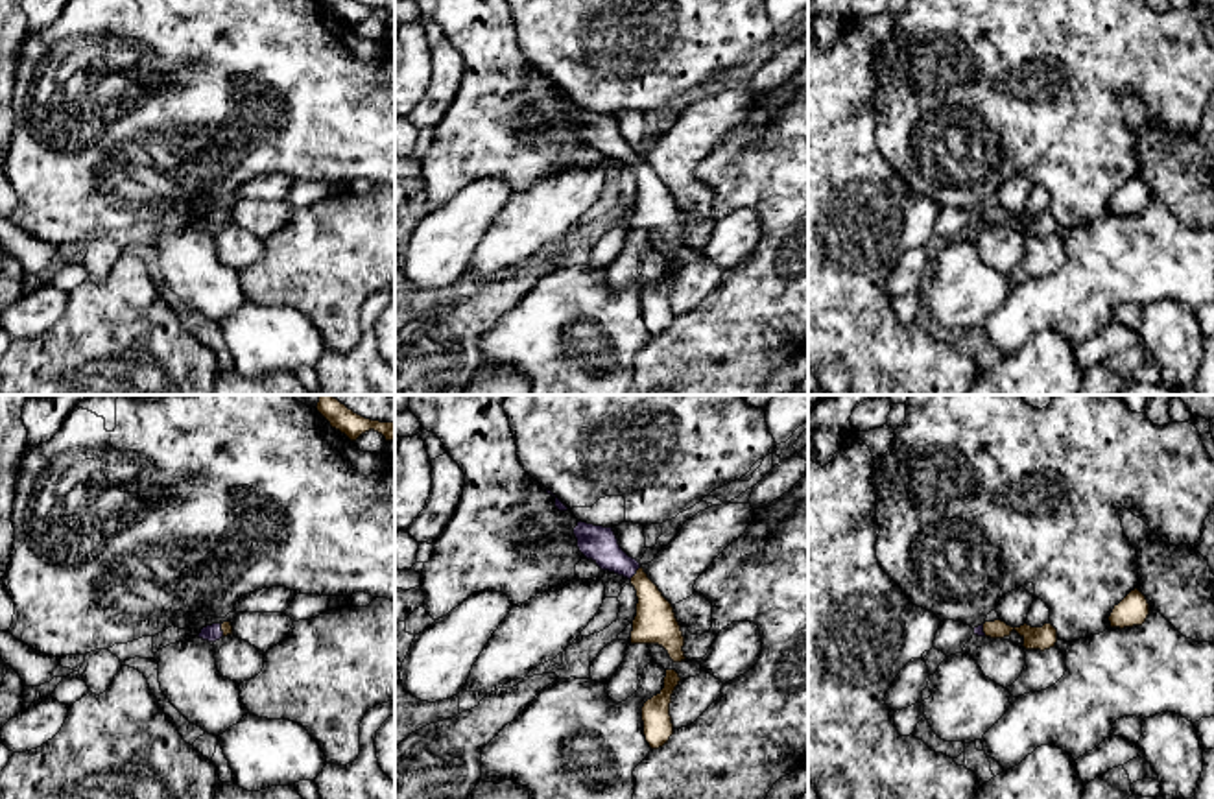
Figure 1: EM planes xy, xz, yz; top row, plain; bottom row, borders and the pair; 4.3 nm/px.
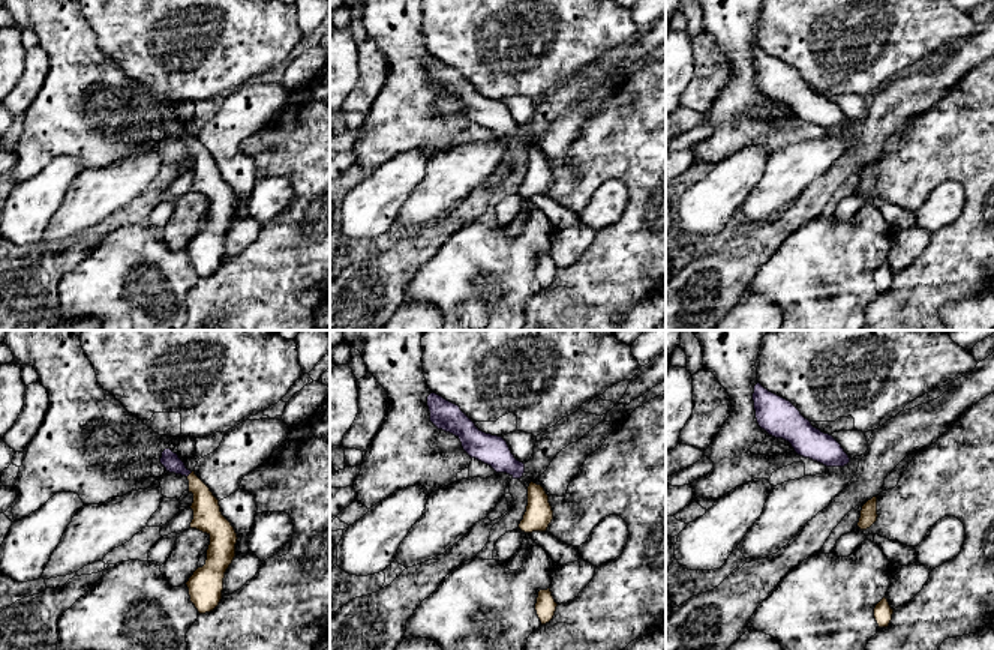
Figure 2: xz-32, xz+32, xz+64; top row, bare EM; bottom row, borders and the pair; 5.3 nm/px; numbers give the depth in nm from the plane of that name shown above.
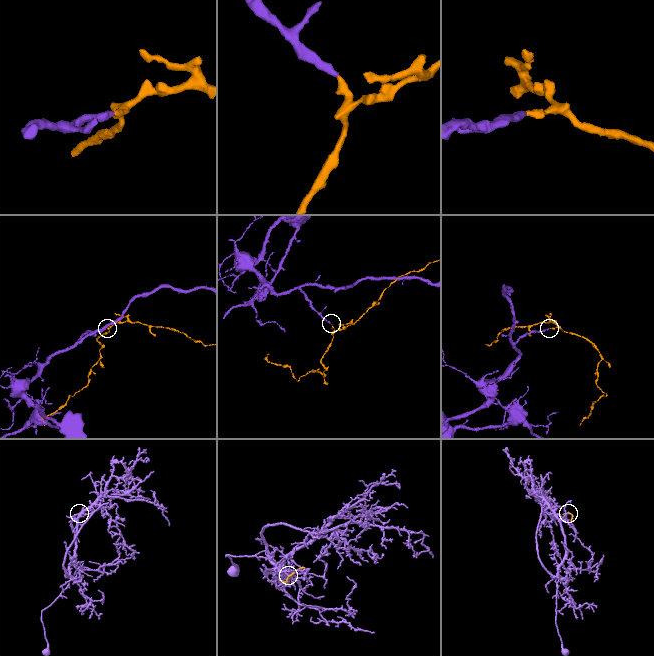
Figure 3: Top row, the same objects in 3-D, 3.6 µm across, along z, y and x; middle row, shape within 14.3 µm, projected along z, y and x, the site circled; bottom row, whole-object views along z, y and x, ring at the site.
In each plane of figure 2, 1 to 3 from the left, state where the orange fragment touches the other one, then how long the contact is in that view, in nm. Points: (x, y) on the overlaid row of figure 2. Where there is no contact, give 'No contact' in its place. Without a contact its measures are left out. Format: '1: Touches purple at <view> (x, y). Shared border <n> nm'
1: Touches purple at xz-32 (189, 473). Shared border 50 nm
2: No contact
3: No contact

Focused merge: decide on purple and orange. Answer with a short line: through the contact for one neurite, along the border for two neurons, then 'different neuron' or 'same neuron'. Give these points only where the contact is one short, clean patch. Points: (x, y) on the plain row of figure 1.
line xz (596, 130), (635, 159), (650, 183), (655, 209); same neuron

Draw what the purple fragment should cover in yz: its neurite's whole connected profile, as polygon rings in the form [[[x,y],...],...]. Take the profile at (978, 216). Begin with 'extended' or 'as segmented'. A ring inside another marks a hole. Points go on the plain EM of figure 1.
extended; [[[1002,207],[985,209],[974,214],[974,221],[978,223],[991,223],[991,225],[1004,225],[1009,223],[1011,218],[1017,218],[1024,225],[1026,236],[1050,236],[1057,229],[1057,216],[1052,210],[1044,210],[1042,214],[1031,214],[1028,210],[1020,214],[1011,214]]]

